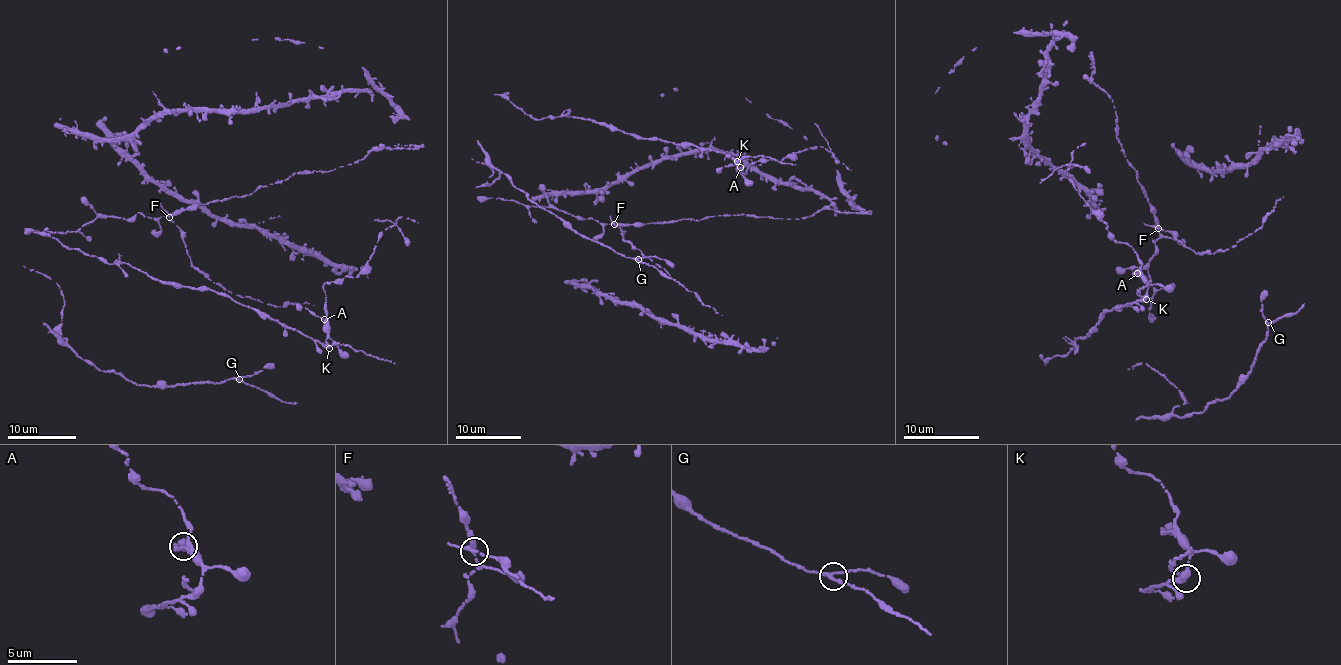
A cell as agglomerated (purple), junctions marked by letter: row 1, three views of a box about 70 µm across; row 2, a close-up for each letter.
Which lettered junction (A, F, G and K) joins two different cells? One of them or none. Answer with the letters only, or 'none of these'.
F

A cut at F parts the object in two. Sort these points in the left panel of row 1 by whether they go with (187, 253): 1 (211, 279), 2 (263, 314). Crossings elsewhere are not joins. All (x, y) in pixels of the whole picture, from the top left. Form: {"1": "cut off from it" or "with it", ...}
{"1": "with it", "2": "cut off from it"}

